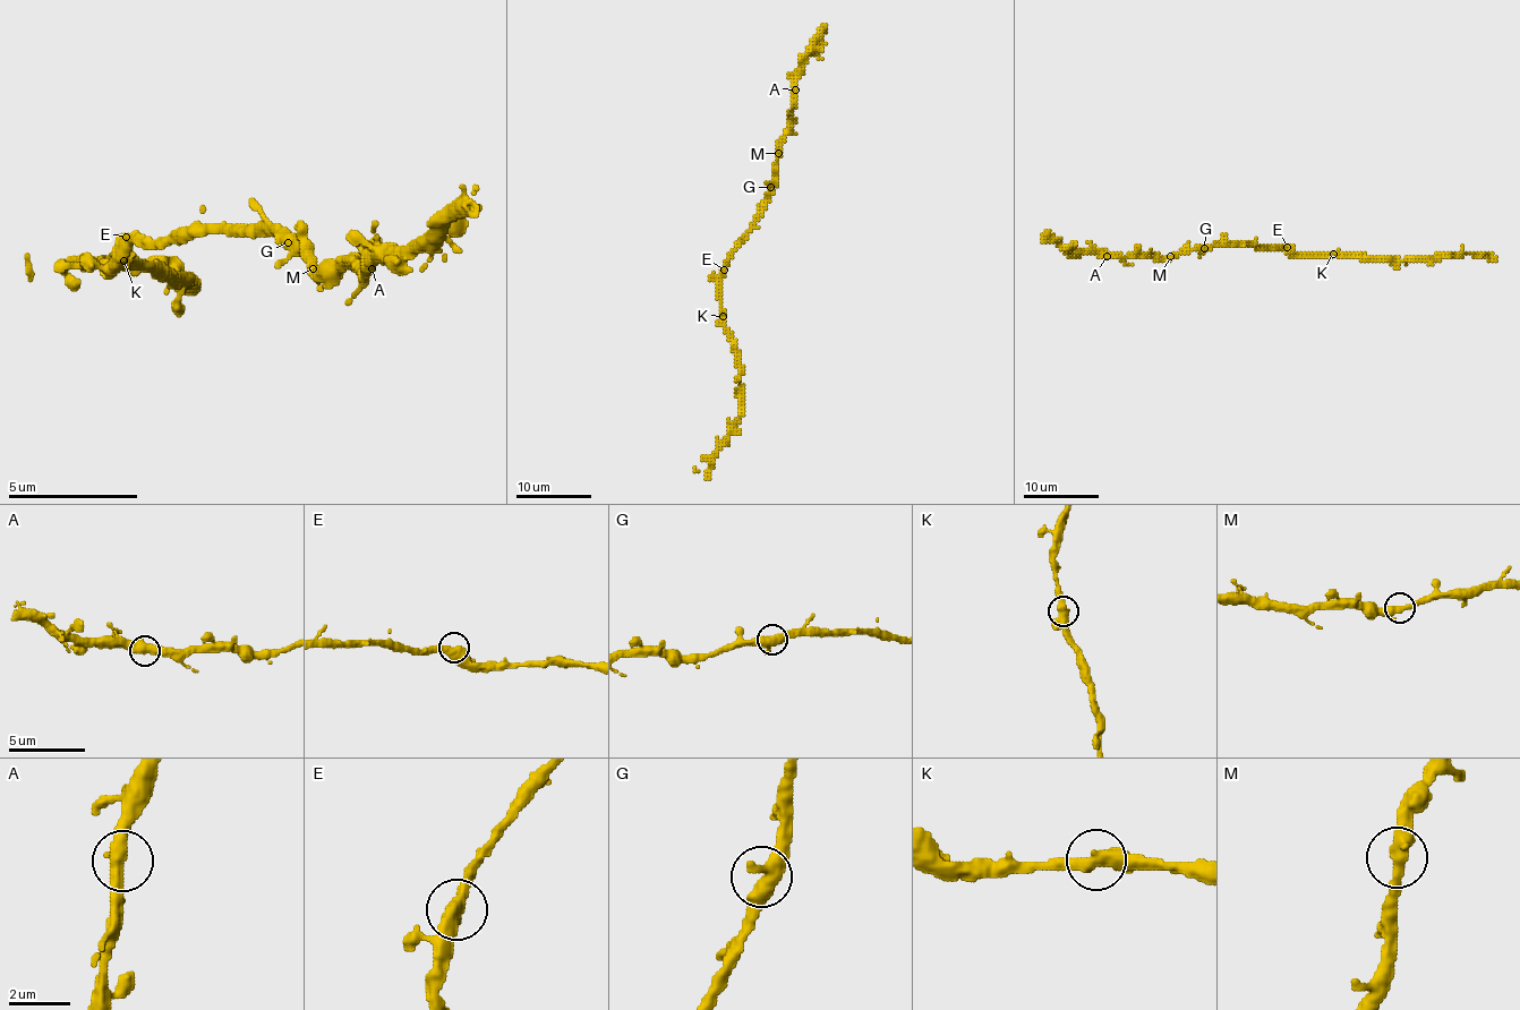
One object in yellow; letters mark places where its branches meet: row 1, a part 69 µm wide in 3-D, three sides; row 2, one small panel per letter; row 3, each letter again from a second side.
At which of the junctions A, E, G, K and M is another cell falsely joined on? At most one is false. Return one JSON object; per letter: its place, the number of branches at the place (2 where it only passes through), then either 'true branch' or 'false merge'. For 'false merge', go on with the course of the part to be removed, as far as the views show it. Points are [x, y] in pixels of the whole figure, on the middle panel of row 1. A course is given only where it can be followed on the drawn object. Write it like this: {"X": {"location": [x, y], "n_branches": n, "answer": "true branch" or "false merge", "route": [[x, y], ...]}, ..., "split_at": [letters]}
{"A": {"location": [795, 90], "n_branches": 2, "answer": "true branch"}, "E": {"location": [724, 270], "n_branches": 2, "answer": "true branch"}, "G": {"location": [770, 187], "n_branches": 3, "answer": "true branch"}, "K": {"location": [723, 316], "n_branches": 3, "answer": "true branch"}, "M": {"location": [778, 153], "n_branches": 2, "answer": "true branch"}, "split_at": []}

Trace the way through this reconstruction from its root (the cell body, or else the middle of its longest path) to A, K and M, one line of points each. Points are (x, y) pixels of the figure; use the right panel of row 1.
A: (1269, 248), (1218, 245), (1181, 250), (1172, 256), (1107, 256)
K: (1269, 248), (1287, 248), (1296, 254), (1333, 254)
M: (1269, 248), (1218, 245), (1181, 250), (1170, 256)

